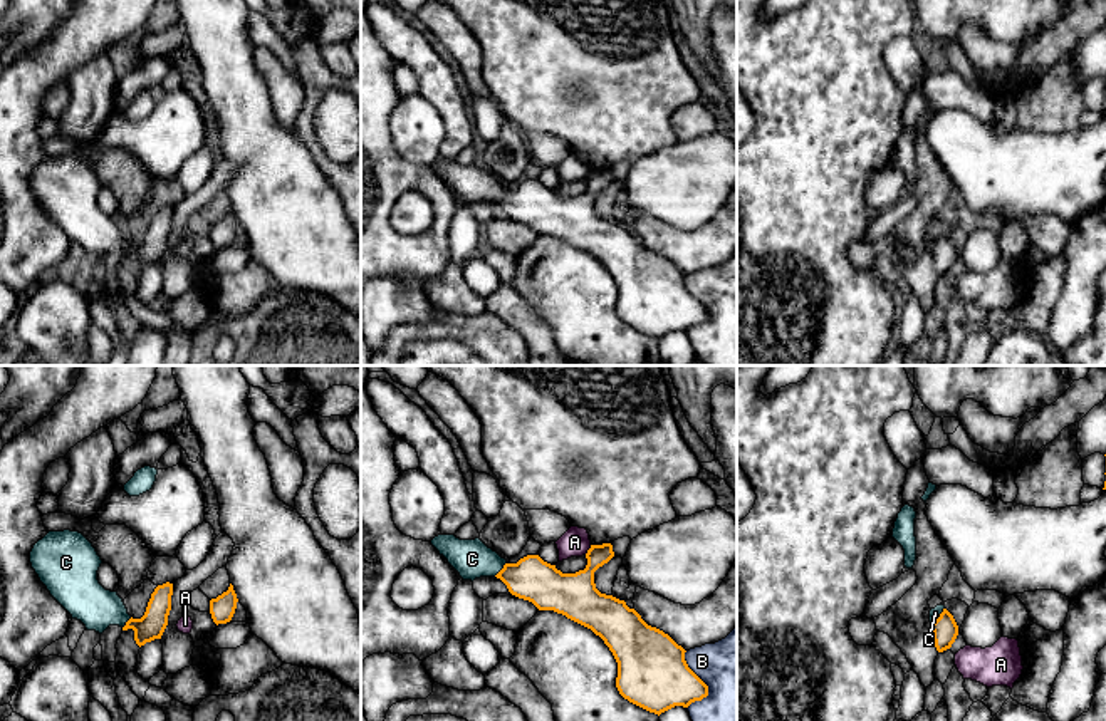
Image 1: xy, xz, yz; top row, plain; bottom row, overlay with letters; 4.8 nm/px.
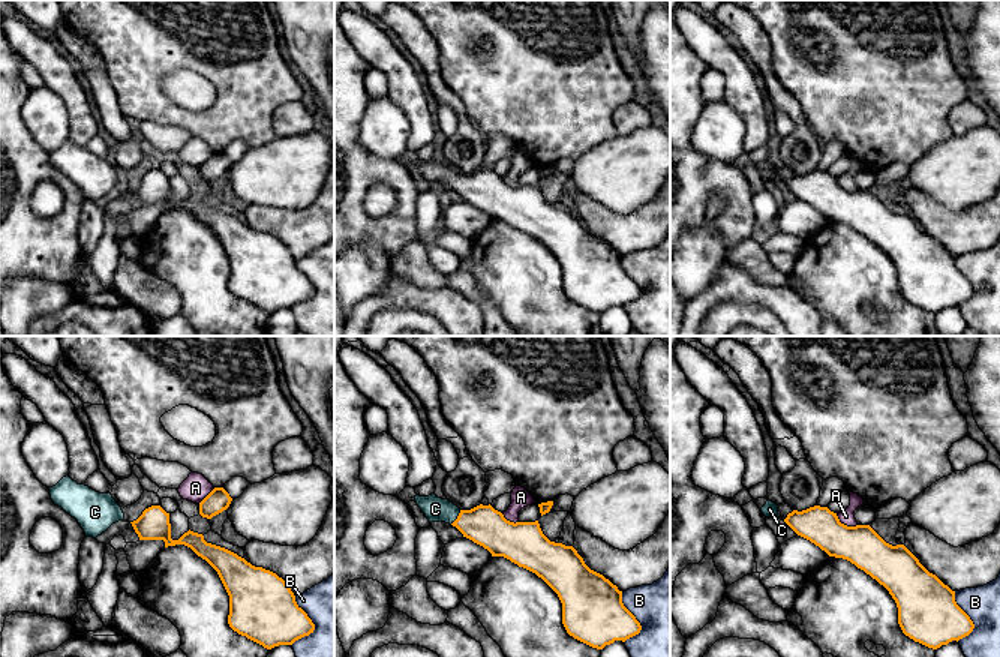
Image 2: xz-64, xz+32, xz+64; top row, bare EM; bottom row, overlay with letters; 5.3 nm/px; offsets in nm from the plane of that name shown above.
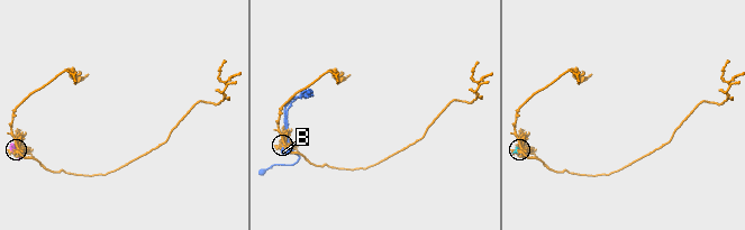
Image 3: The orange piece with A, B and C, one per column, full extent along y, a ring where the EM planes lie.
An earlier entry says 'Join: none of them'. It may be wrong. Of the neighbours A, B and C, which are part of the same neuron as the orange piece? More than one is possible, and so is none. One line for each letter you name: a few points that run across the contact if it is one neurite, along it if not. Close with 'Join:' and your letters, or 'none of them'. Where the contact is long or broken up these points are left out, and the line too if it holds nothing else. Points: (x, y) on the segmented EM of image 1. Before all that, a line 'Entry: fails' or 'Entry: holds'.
Entry: fails
C: line xz (532, 579), (521, 579), (502, 569), (472, 559)
Join: C

